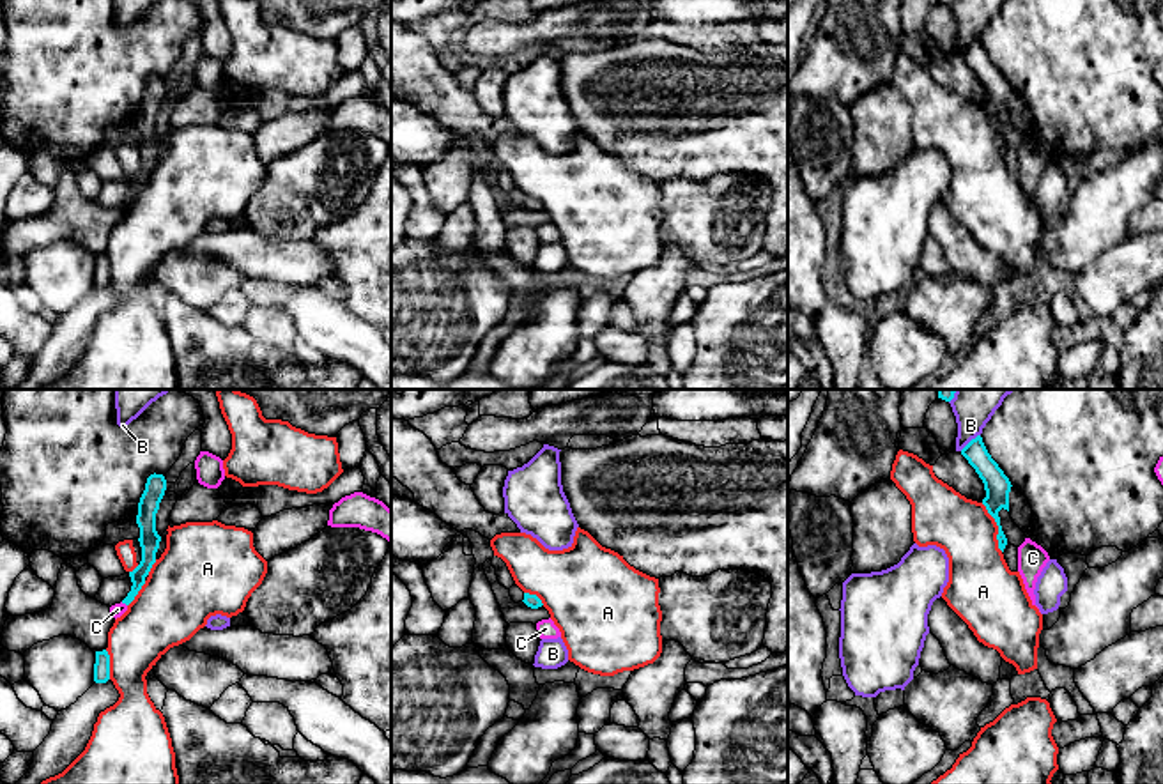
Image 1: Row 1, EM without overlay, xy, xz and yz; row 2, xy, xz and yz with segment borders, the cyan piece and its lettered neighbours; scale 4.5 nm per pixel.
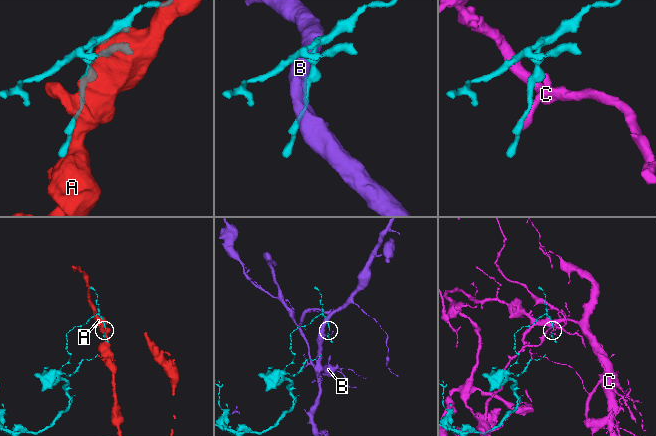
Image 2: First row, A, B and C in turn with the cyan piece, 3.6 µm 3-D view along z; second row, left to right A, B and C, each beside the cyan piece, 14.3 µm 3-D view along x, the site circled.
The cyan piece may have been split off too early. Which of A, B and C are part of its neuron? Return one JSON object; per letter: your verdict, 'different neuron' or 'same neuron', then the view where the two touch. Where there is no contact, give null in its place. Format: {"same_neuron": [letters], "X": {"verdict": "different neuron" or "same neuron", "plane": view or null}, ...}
{"same_neuron": [], "A": {"verdict": "different neuron", "plane": "yz"}, "B": {"verdict": "different neuron", "plane": "yz"}, "C": {"verdict": "different neuron", "plane": "xy"}}

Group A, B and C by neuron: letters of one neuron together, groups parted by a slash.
A / B / C

